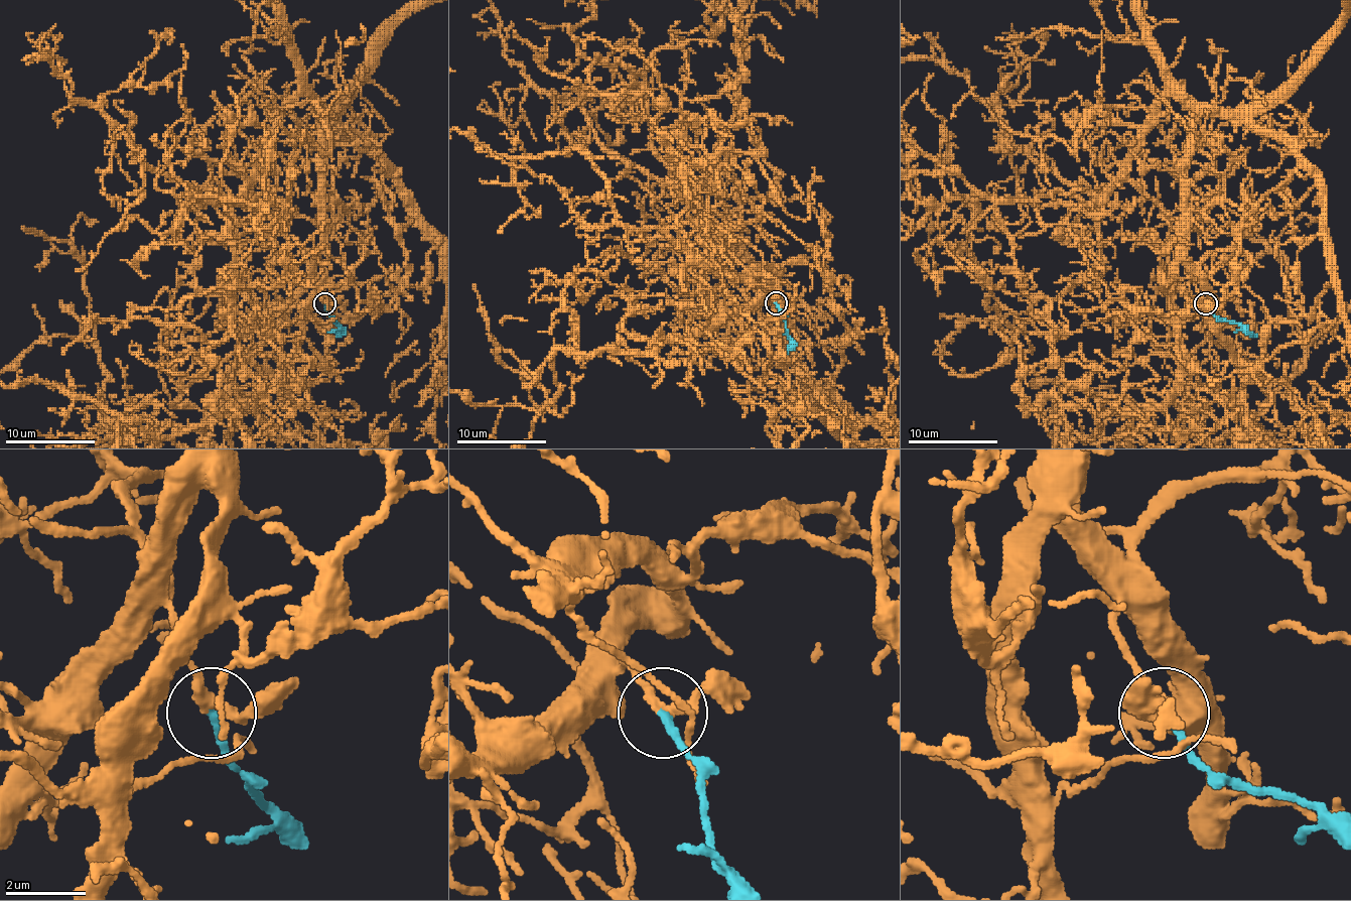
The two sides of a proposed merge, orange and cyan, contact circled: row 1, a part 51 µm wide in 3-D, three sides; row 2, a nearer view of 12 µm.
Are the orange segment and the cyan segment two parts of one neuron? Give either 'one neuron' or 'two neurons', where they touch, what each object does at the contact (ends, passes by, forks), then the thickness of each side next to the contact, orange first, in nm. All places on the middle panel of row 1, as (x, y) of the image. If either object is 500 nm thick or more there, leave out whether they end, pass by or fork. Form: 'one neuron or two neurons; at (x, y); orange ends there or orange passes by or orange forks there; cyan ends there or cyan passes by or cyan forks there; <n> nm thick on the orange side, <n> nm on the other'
one neuron; at (776, 303); orange passes by; cyan ends there; 280 nm thick on the orange side, 200 nm on the other

